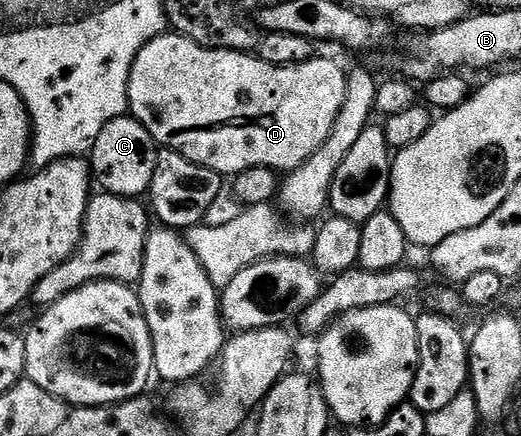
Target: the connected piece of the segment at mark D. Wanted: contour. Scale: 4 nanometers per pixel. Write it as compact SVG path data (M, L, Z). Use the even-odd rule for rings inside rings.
M164 32L146 42L141 52L133 60L131 75L127 85L127 105L130 117L136 118L147 131L155 137L160 147L176 150L185 160L193 160L193 164L201 164L205 168L217 171L224 176L234 176L249 168L264 166L276 172L296 170L325 140L329 140L329 132L333 132L333 124L337 124L337 116L341 112L341 104L345 104L345 88L347 87L348 71L342 70L331 58L312 56L307 62L298 62L292 66L274 66L261 60L254 53L237 50L208 50L206 46L197 44L187 35L176 32Z

